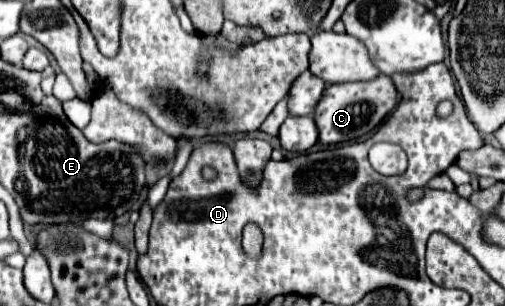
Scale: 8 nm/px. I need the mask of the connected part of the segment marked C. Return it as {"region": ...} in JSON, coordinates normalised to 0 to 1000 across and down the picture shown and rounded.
{"region":[[[754,242],[731,268],[695,275],[655,275],[640,294],[640,320],[624,353],[624,399],[632,418],[632,458],[640,471],[671,471],[687,458],[707,458],[727,431],[743,425],[766,373],[786,346],[786,294],[770,248]]]}

